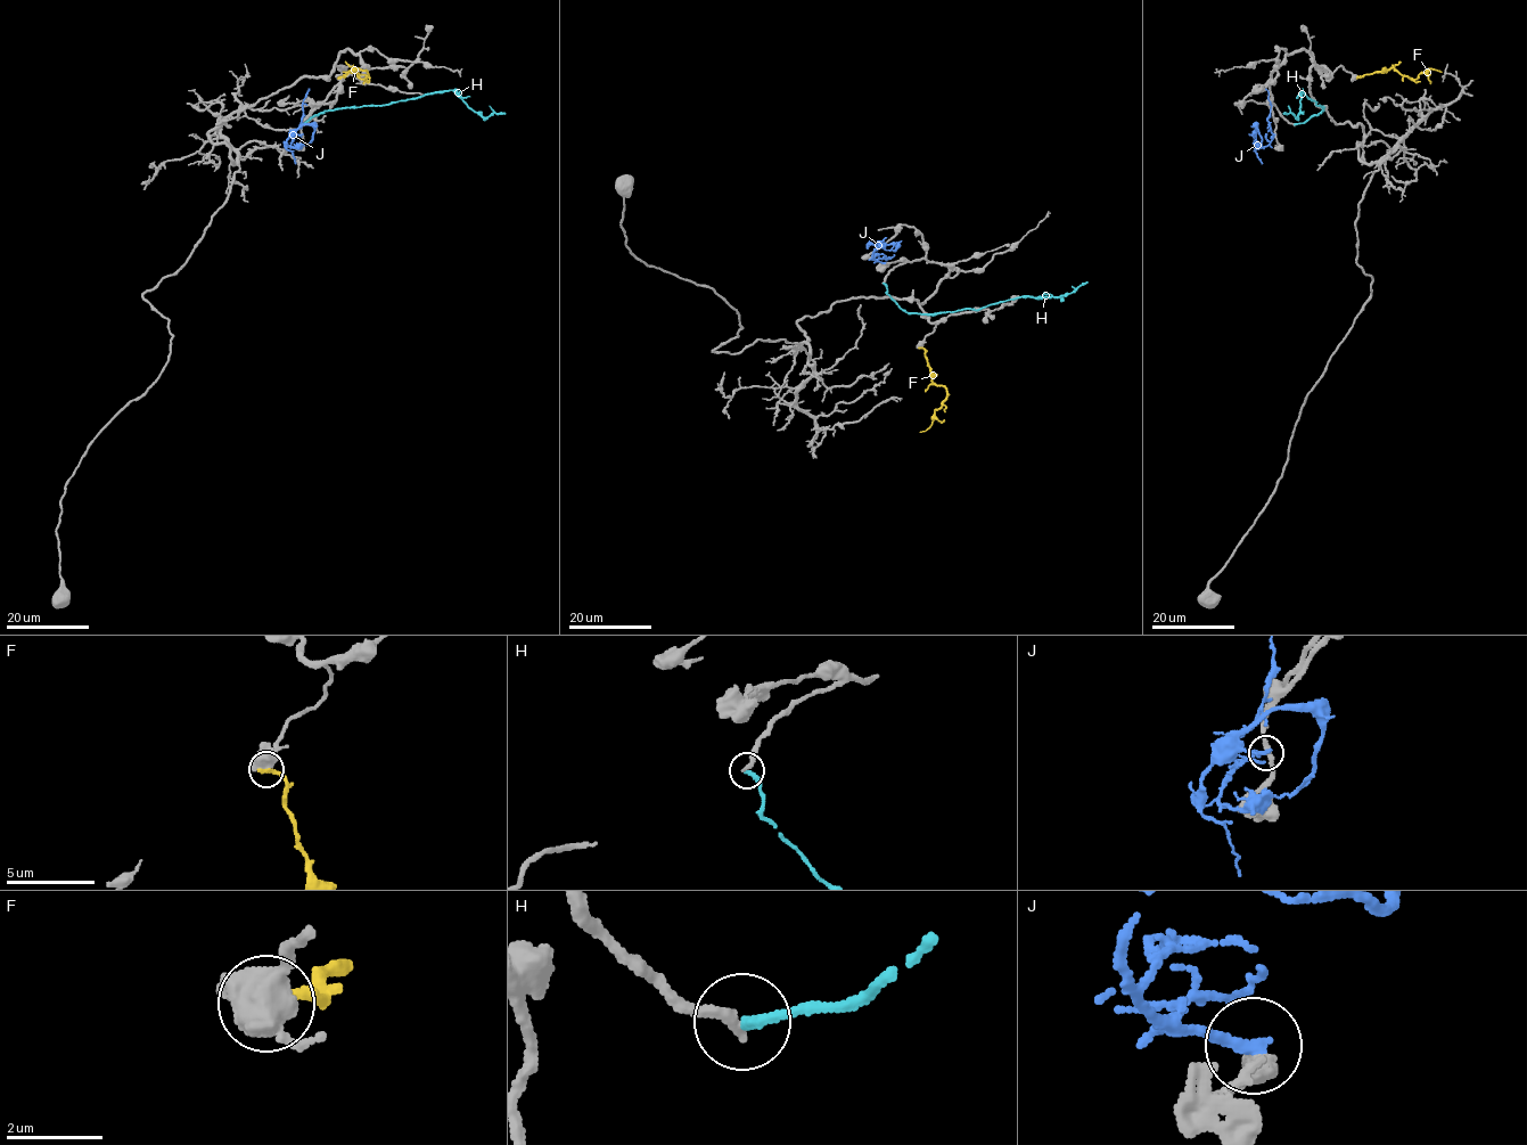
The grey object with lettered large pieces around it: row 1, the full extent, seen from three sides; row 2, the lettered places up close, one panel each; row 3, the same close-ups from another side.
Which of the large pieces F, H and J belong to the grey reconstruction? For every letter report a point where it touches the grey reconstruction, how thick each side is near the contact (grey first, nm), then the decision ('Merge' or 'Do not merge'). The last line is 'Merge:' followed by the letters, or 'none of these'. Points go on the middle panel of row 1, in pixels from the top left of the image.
F: Touches grey at (920, 348). Thickness 500 nm (grey) against 280 nm. Do not merge
H: Touches grey at (883, 283). Thickness 280 nm (grey) against 240 nm. Do not merge
J: Touches grey at (884, 262). Thickness 240 nm (grey) against 260 nm. Do not merge
Merge: none of these

